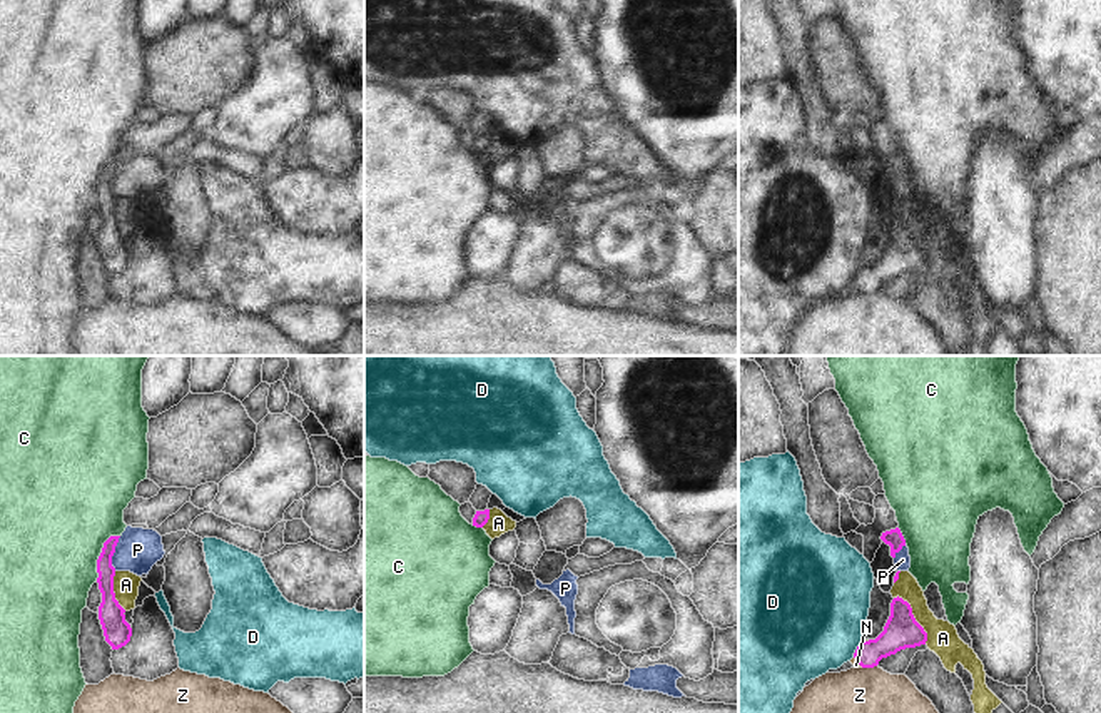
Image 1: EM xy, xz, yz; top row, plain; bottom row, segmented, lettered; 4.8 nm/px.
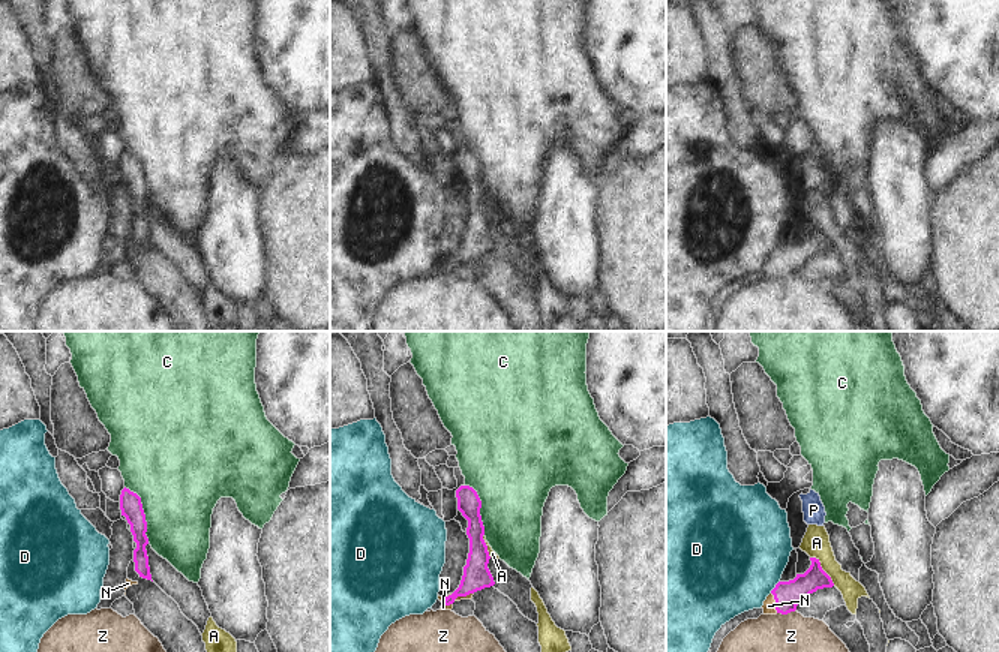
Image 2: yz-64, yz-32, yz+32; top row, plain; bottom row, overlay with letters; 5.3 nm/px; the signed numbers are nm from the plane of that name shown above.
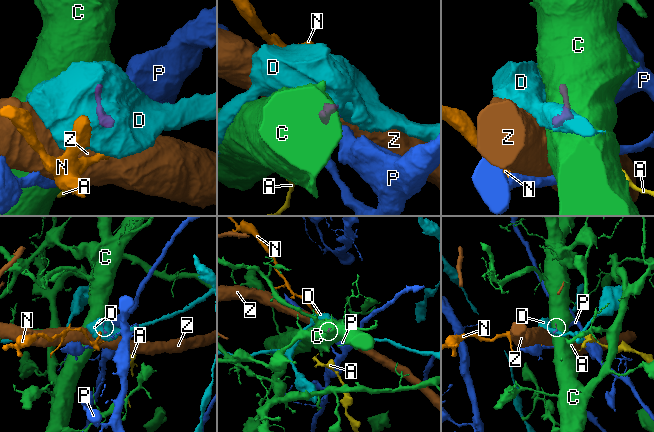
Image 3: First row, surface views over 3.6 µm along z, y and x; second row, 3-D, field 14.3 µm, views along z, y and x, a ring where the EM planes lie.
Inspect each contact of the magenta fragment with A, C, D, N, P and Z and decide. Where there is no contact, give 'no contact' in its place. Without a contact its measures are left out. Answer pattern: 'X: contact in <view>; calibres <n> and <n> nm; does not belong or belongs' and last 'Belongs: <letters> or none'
A: contact in yz; calibres 170 and 150 nm; does not belong
C: contact in xy; calibres 90 and 480 nm; does not belong
D: contact in yz; calibres 170 and 480 nm; does not belong
N: contact in yz; calibres 160 and 30 nm; belongs
P: contact in xy; calibres 80 and 200 nm; does not belong
Z: contact in yz; calibres 170 and 500 nm; does not belong
Belongs: N

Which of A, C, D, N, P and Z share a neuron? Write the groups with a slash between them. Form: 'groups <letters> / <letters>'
groups A / C / D / N / P / Z

